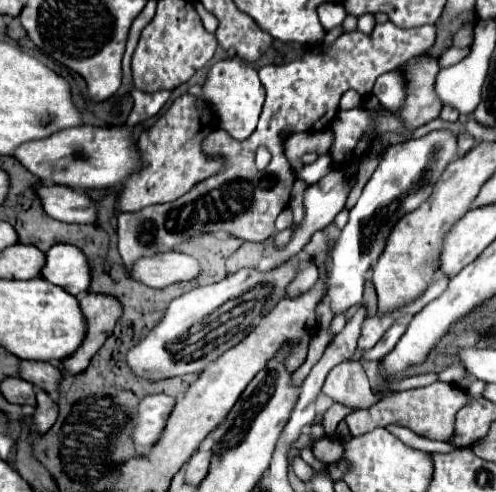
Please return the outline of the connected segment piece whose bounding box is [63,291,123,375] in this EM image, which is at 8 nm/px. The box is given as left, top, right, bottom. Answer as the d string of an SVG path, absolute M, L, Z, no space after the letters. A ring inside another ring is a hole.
M85 291L77 299L87 323L87 331L79 349L67 359L63 359L63 367L65 367L63 375L77 375L87 369L91 357L99 351L99 347L111 335L119 319L119 313L123 311L123 307L119 307L119 301L111 299L109 295L91 295Z

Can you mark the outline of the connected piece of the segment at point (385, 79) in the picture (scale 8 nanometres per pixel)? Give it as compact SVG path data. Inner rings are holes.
M399 69L381 75L375 81L375 87L371 93L379 99L383 107L391 111L399 111L399 107L403 107L403 79L399 75Z

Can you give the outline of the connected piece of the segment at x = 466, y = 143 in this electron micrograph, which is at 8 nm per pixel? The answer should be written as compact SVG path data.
M466 133L461 134L458 138L458 158L468 153L475 145L477 145L477 142L473 137Z

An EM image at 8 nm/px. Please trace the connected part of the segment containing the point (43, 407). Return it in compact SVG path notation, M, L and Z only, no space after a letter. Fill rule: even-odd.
M37 389L37 407L33 413L33 423L37 425L37 433L43 435L51 429L51 425L57 419L57 407L49 399L49 395L43 389Z

